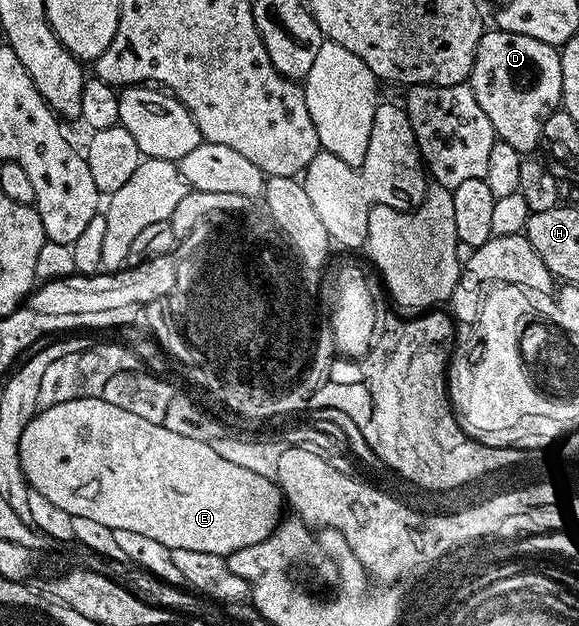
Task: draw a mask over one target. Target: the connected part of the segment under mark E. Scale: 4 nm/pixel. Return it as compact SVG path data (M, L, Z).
M94 396L93 398L77 398L73 402L61 402L57 406L45 409L36 414L29 422L22 434L21 440L21 456L23 472L27 477L27 481L30 487L36 492L40 492L46 496L55 506L61 506L61 510L65 510L69 515L81 518L89 518L92 522L101 522L104 526L109 526L112 530L134 530L136 534L146 534L148 538L155 539L156 542L161 542L163 546L170 549L180 548L181 550L197 550L202 553L215 554L219 556L228 557L232 552L241 550L245 546L253 546L255 543L261 543L263 541L270 541L275 535L275 527L279 524L279 500L281 504L281 492L277 487L274 479L262 476L259 473L255 473L253 470L245 469L242 466L234 465L233 462L225 462L225 458L221 458L221 454L217 454L217 450L210 443L205 441L195 441L193 438L185 438L181 433L175 433L166 423L154 424L149 422L145 418L137 418L137 414L129 414L129 410L121 410L121 406L113 406L109 402L105 402L102 398Z

